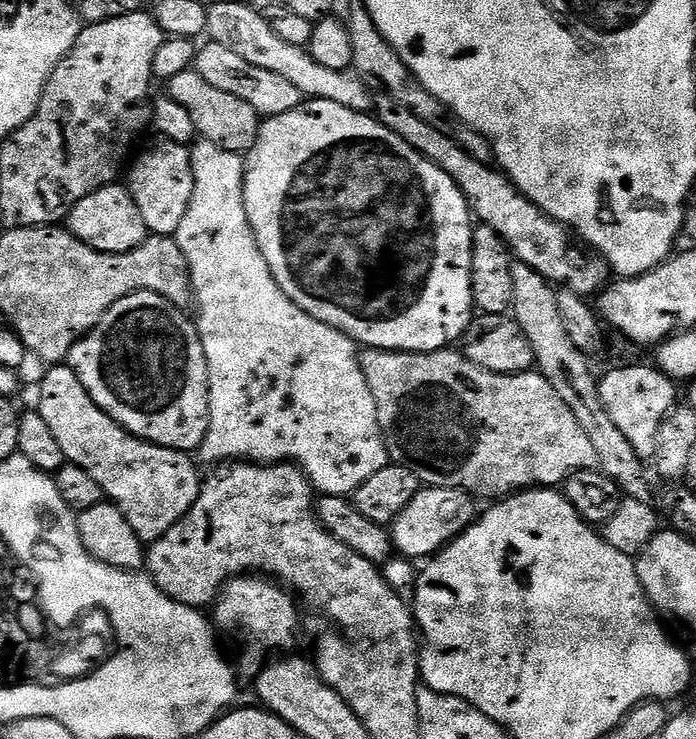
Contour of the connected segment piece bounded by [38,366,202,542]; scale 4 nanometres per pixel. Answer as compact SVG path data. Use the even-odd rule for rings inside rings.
M52 366L47 371L40 384L38 411L46 418L58 446L62 446L65 461L82 466L102 486L105 497L122 510L140 540L151 542L162 538L198 498L202 475L196 469L197 461L191 455L129 434L96 405L72 368Z

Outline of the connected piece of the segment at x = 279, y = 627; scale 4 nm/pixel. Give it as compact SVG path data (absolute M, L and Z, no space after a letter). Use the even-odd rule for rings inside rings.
M260 574L237 576L224 585L214 604L214 624L221 633L233 632L238 639L248 643L248 649L241 654L240 664L238 663L241 673L260 672L266 664L264 652L272 652L275 648L288 648L295 642L296 635L300 632L300 612L295 603L297 601L291 591Z

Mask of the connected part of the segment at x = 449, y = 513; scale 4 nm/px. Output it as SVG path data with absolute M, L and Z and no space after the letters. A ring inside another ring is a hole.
M421 487L417 494L398 514L398 518L390 525L390 535L395 551L412 560L423 561L436 555L452 540L456 540L471 526L478 515L477 501L468 493L457 488L430 488Z

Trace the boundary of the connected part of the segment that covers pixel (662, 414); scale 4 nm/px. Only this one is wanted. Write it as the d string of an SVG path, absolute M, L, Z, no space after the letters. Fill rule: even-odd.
M628 364L625 368L616 368L605 376L601 375L598 380L602 406L606 406L606 414L614 418L618 430L626 434L630 446L634 446L634 450L642 458L652 457L654 446L658 442L658 426L662 426L664 419L678 404L677 381L660 371L659 367L651 367L647 368L644 364Z

